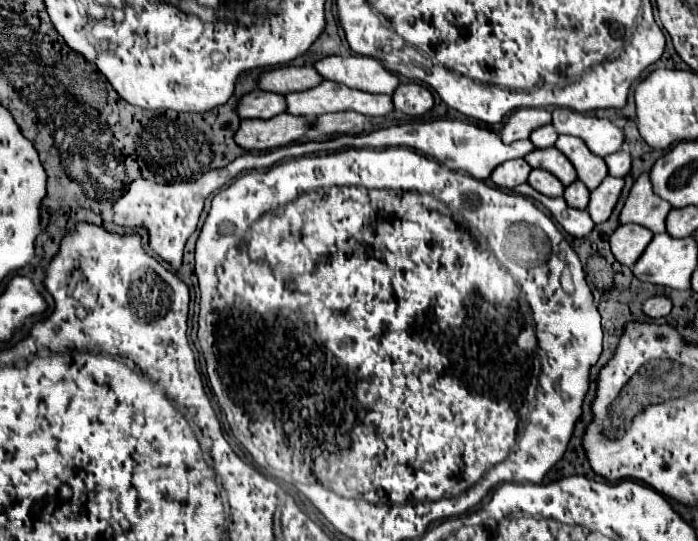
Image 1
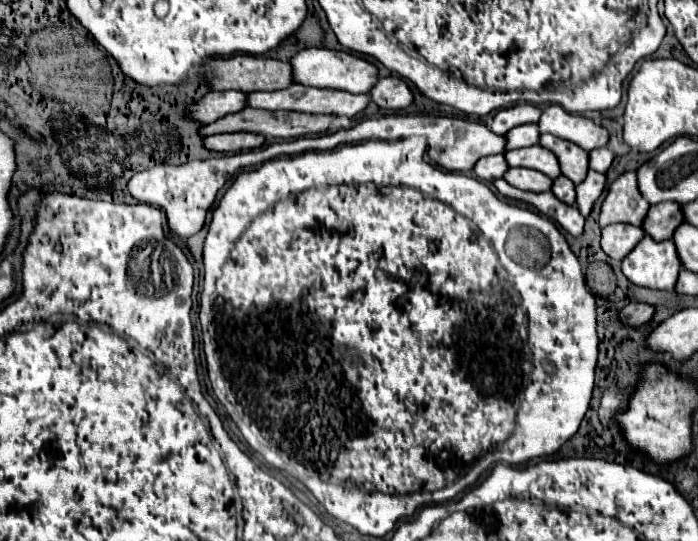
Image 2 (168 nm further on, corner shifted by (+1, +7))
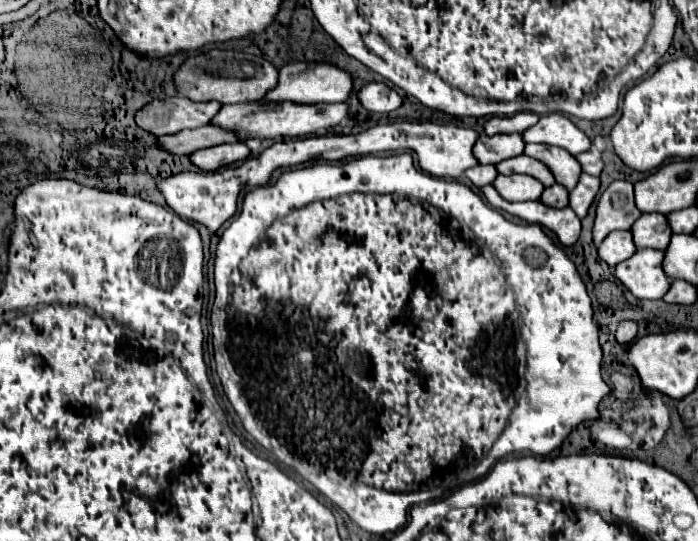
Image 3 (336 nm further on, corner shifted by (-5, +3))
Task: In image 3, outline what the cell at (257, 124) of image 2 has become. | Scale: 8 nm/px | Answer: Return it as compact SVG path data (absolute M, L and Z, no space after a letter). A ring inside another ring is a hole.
M206 124L194 130L182 130L172 136L158 136L158 142L168 152L174 152L174 154L192 154L202 148L210 148L226 142L238 142L238 140L240 140L238 134L230 134L228 130L224 132L220 126L214 126L214 124Z

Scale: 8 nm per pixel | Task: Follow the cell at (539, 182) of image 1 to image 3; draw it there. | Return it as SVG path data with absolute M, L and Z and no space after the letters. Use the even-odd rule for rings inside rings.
M498 176L494 180L494 188L510 202L526 202L526 200L538 200L542 196L544 186L530 176Z

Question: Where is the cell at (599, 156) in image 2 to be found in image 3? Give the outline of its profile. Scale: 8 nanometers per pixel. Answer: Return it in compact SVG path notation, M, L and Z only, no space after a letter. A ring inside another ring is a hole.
M582 152L576 156L578 162L582 164L582 170L586 174L592 174L592 176L600 176L602 168L604 168L604 162L600 158L600 154L594 154L594 152Z

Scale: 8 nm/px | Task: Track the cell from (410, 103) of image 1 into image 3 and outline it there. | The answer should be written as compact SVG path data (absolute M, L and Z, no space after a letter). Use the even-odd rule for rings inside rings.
M370 82L358 94L362 106L370 112L392 112L402 106L402 96L384 82Z

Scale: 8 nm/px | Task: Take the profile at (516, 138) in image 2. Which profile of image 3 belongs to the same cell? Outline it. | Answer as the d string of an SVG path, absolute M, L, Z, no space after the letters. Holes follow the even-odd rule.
M482 134L474 144L474 156L480 164L498 164L502 160L520 156L526 142L522 142L522 134Z

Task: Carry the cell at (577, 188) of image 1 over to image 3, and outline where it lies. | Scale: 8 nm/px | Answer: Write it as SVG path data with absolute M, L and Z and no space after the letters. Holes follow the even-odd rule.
M554 184L554 186L550 186L550 188L546 188L544 190L544 194L542 194L542 202L546 204L546 206L552 206L552 208L566 208L568 206L568 190L564 188L564 186L558 186L558 184Z

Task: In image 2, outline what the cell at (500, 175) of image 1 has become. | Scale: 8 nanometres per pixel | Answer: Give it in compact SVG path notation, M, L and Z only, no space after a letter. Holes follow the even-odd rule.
M494 154L494 156L484 156L474 164L474 174L484 180L484 182L494 182L496 178L504 176L504 170L508 164L504 162L504 154Z

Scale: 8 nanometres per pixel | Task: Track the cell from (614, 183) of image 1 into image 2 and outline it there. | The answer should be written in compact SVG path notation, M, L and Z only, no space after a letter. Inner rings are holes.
M588 172L586 180L576 184L576 208L582 216L588 216L596 198L604 192L604 184L606 184L606 176L600 172Z

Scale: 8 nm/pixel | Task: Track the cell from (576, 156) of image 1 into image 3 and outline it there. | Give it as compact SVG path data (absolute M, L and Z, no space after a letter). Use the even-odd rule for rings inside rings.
M526 144L524 154L544 162L552 170L556 182L560 182L568 190L572 190L578 184L578 178L582 174L582 166L578 166L578 160L568 150L562 150L558 146Z

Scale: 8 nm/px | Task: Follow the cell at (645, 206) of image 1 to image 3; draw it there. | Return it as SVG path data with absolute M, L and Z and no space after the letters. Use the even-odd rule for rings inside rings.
M626 180L612 182L596 208L594 244L600 244L612 230L630 230L642 216L634 202L634 184Z

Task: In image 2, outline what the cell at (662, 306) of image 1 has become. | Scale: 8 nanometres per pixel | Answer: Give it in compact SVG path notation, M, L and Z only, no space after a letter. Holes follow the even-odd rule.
M628 304L618 312L618 320L624 326L642 326L646 324L654 314L654 306L650 304Z

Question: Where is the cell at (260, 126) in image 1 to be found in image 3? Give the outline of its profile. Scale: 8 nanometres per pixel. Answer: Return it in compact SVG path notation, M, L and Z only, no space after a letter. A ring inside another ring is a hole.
M234 142L234 144L218 144L212 148L204 148L192 154L192 162L200 170L218 170L224 166L230 166L234 162L246 160L250 156L250 148L244 142Z

